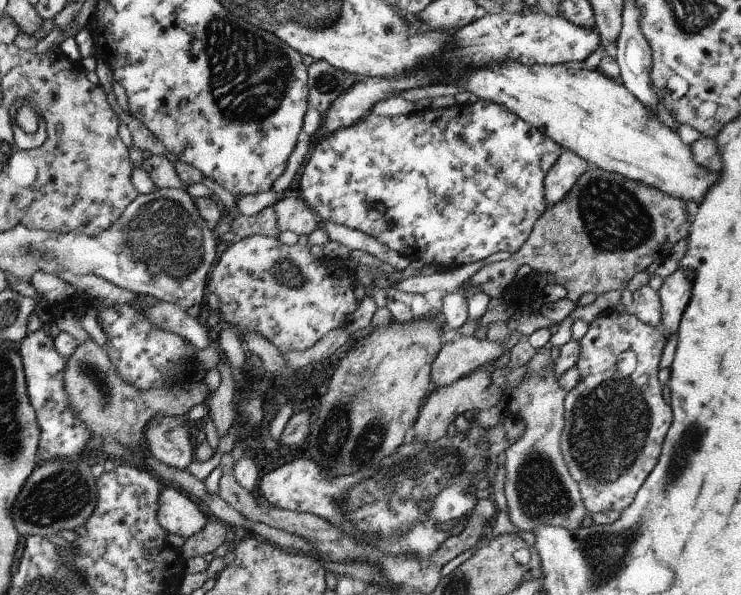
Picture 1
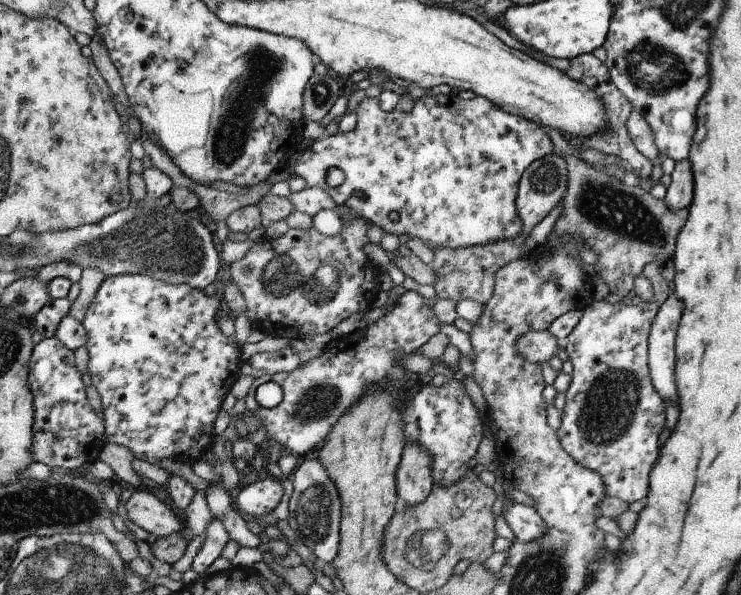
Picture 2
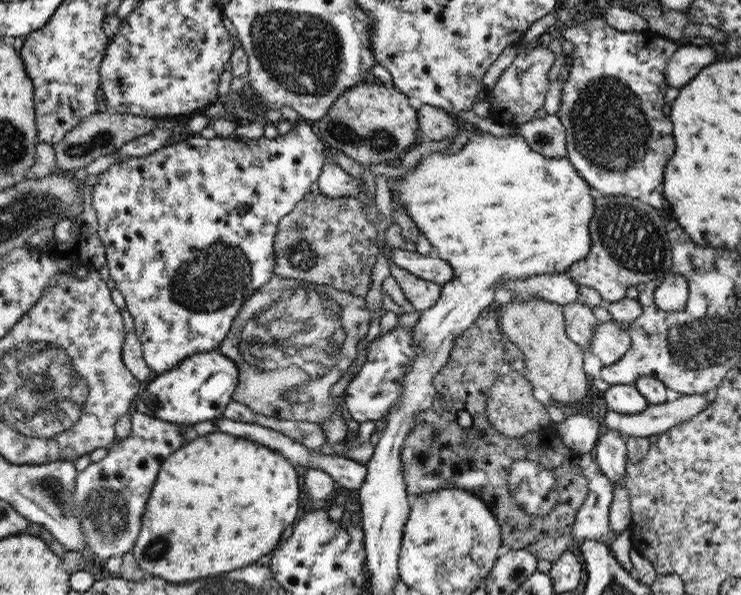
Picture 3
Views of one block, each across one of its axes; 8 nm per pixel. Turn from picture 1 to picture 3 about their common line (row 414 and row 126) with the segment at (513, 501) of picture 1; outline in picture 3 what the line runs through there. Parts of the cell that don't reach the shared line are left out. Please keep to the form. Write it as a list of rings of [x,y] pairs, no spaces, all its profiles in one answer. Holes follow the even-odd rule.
[[[556,115],[535,118],[522,124],[519,135],[534,152],[546,158],[567,156],[565,127]]]

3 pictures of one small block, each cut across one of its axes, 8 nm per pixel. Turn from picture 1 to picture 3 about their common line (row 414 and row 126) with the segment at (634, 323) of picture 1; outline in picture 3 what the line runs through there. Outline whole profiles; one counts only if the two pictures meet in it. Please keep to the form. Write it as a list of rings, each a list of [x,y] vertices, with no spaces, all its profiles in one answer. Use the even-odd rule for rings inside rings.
[[[603,17],[588,20],[578,26],[568,24],[563,28],[558,28],[559,35],[564,36],[566,41],[569,41],[574,46],[574,51],[570,55],[572,58],[572,66],[569,70],[569,75],[563,89],[561,90],[561,103],[557,113],[557,118],[565,127],[567,159],[572,163],[572,166],[577,170],[577,174],[582,176],[584,180],[593,188],[596,195],[624,195],[633,199],[643,199],[645,195],[654,192],[663,184],[664,167],[674,154],[674,137],[672,136],[672,122],[664,116],[662,109],[665,104],[665,92],[667,91],[666,67],[668,61],[672,59],[676,50],[680,48],[676,42],[667,39],[664,35],[646,29],[633,33],[632,31],[619,31],[610,27]]]

